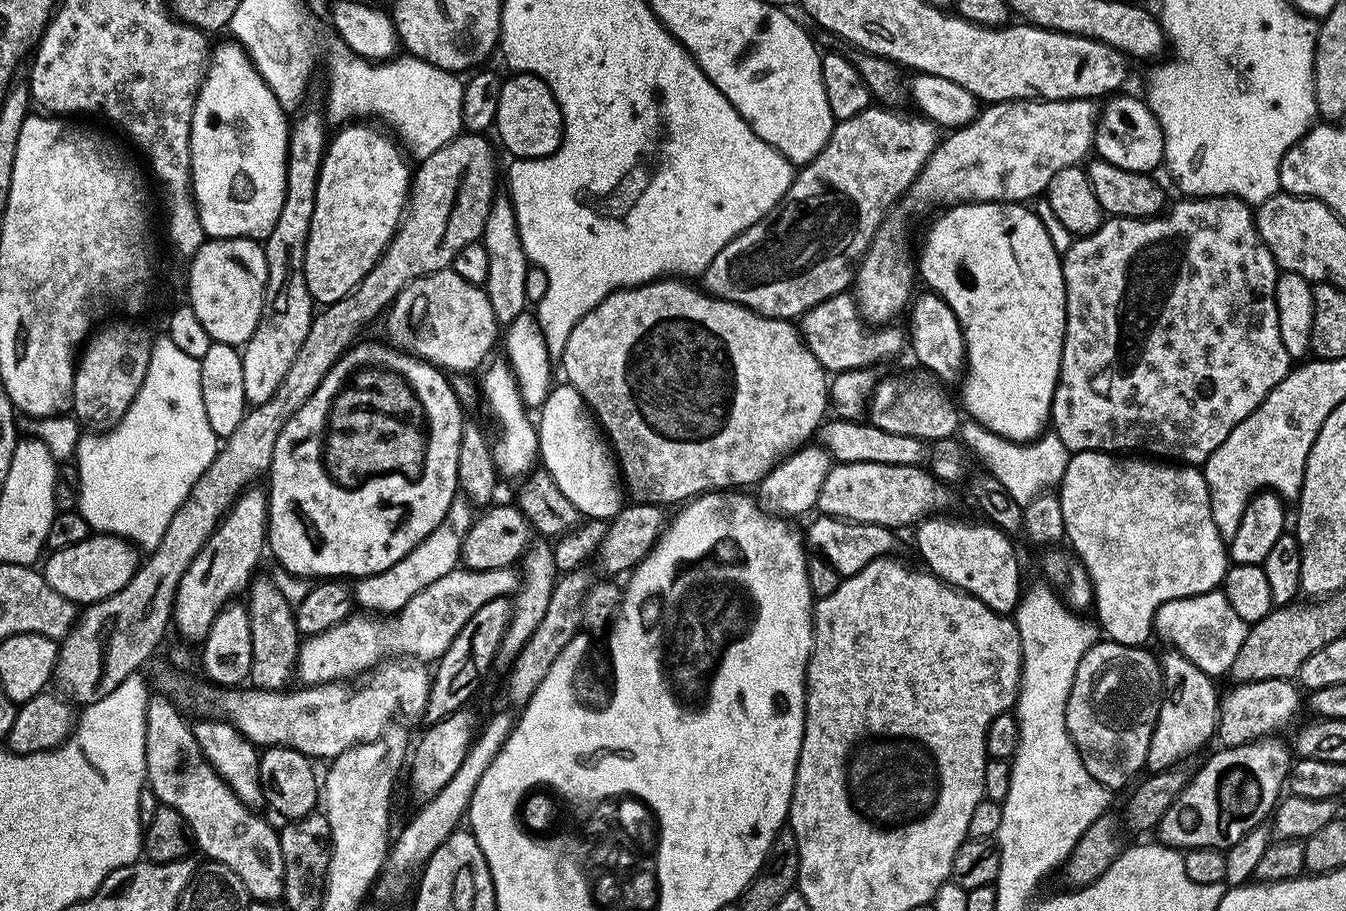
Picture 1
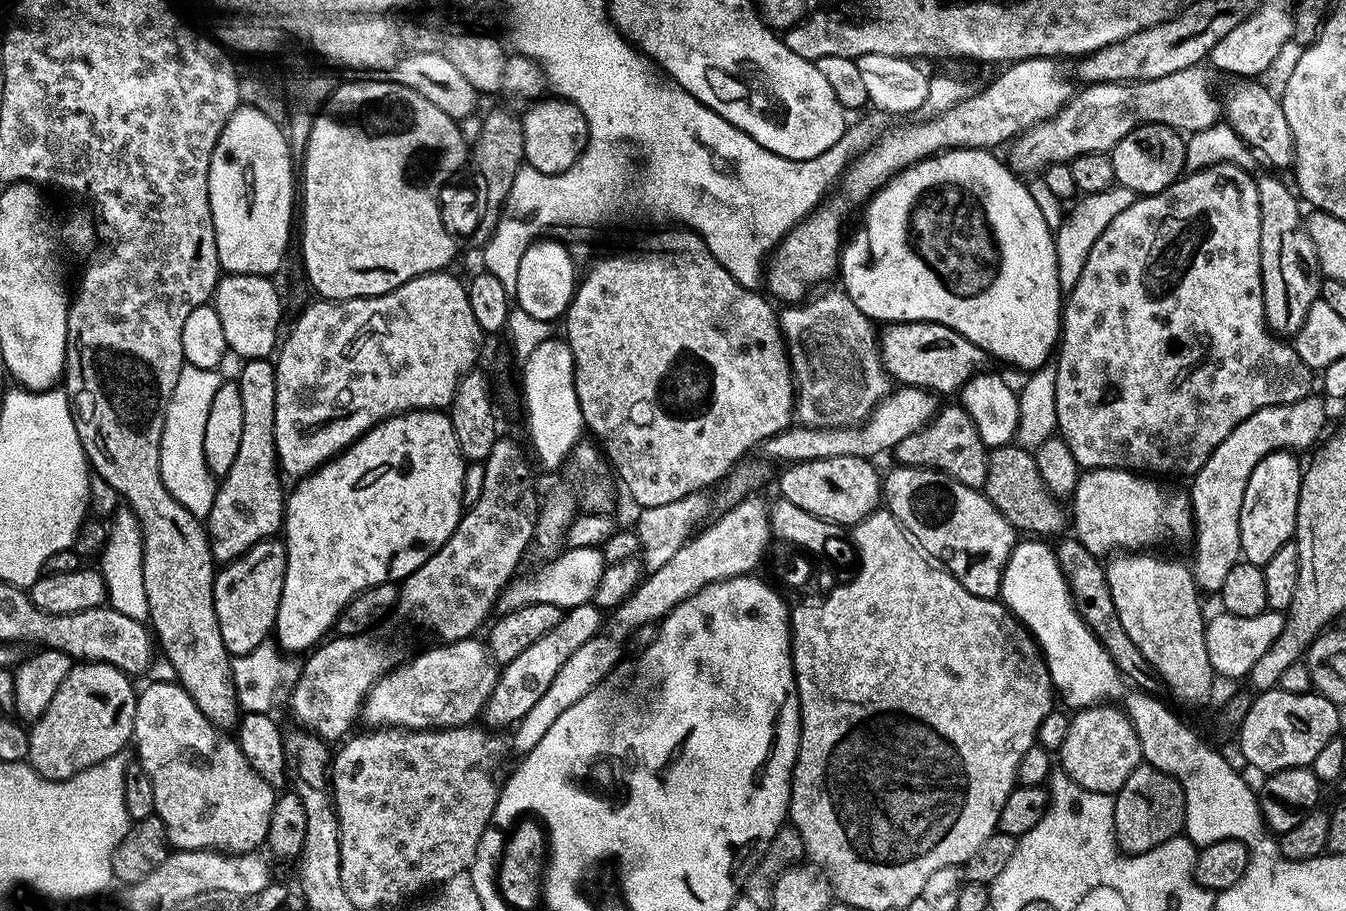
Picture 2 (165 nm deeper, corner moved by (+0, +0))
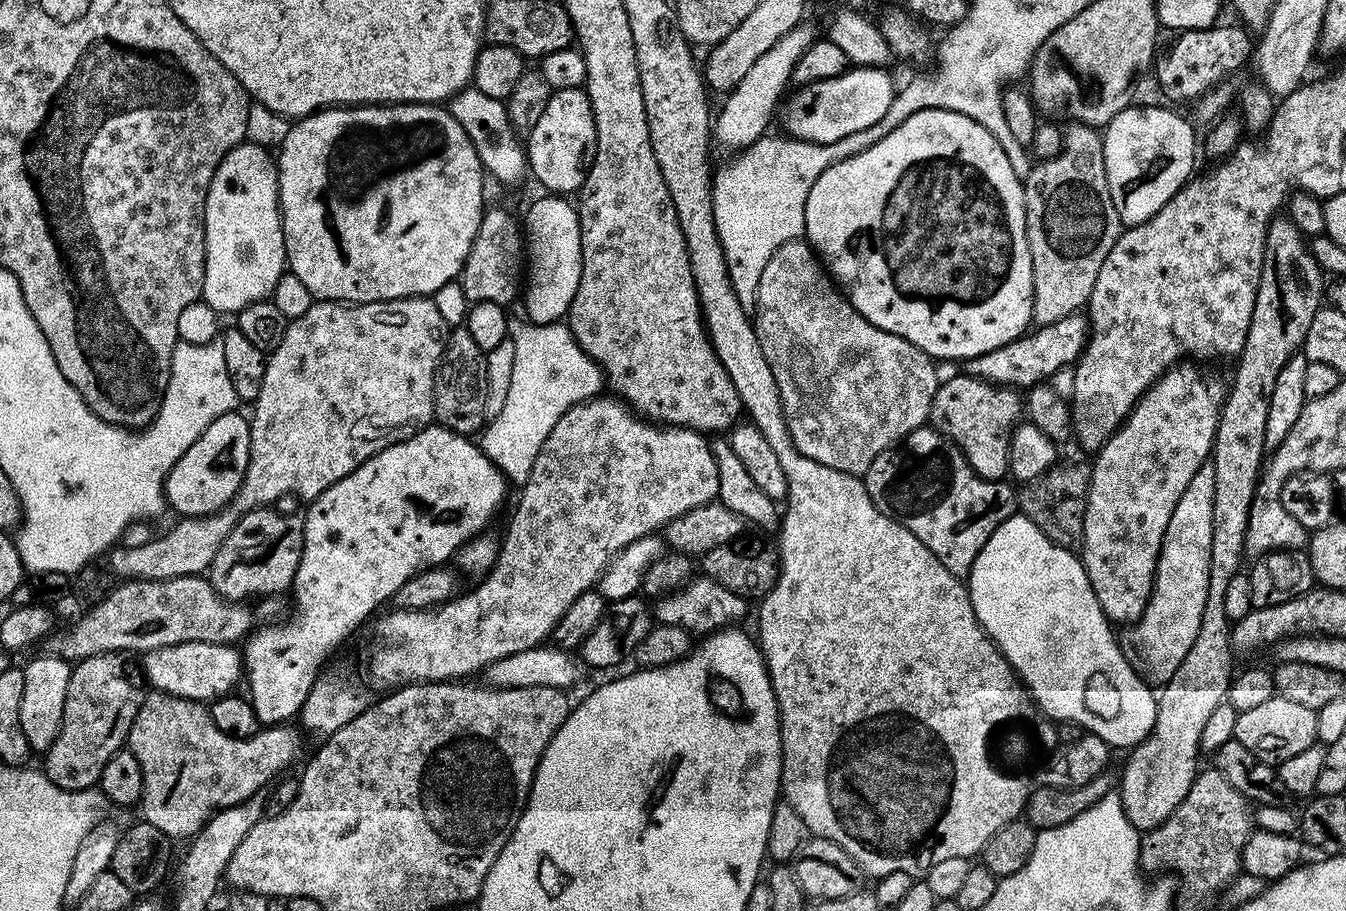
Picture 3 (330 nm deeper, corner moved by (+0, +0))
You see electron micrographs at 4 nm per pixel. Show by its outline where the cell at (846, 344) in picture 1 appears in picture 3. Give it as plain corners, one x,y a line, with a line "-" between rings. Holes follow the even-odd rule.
1075,312
1066,318
1062,318
1053,324
1039,325
1035,330
1018,337
1017,340
1006,342
1006,346
998,346
981,356
975,356
973,360
963,361
962,368
967,375
976,376
979,380
985,380
991,384
998,384
1001,388
1011,388
1013,390
1027,390
1034,385
1047,381
1058,370
1075,365
1084,353
1084,348
1088,344
1088,317
1087,315

